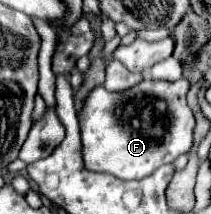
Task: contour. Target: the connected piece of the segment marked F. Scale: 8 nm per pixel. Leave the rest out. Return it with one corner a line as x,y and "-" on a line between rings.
145,79
123,93
109,93
105,87
93,89
79,119
85,167
131,181
143,179
187,153
195,133
195,115
185,99
189,87
187,79
173,83

